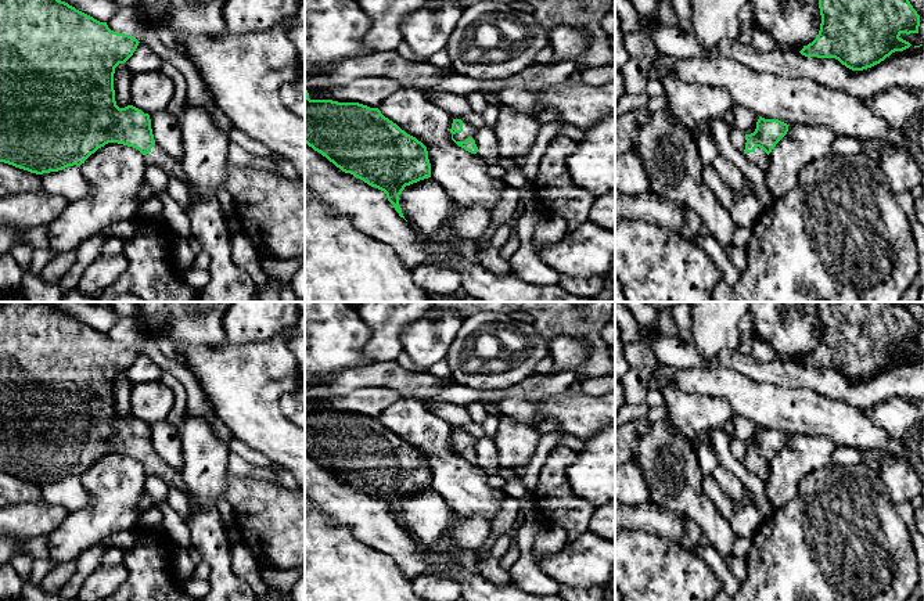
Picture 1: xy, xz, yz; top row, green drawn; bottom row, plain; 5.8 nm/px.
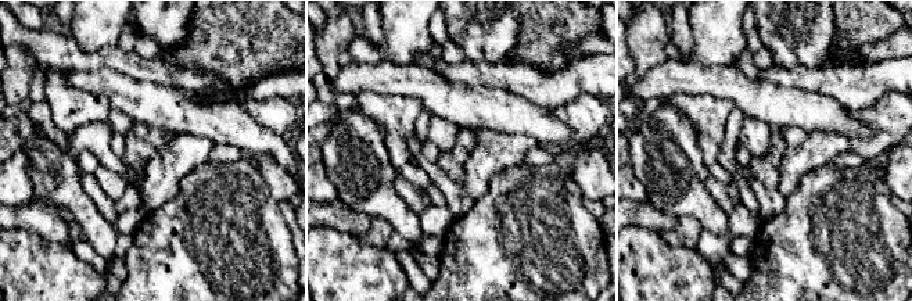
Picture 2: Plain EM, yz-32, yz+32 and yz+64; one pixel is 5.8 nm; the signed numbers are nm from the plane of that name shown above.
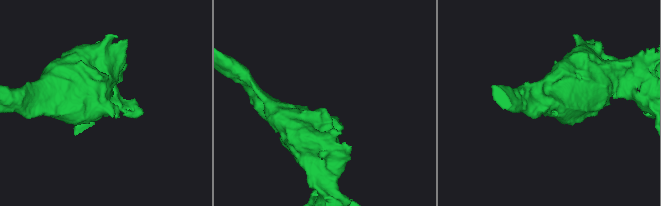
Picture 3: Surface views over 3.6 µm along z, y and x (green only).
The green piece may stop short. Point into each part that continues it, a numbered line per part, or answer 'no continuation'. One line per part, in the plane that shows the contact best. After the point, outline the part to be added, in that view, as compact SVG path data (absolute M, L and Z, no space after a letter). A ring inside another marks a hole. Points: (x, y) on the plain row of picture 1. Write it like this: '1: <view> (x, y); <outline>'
1: xz (468, 441); M463 431L463 442L453 445L453 449L456 451L465 451L468 447L475 447L477 438L474 438L471 433Z

